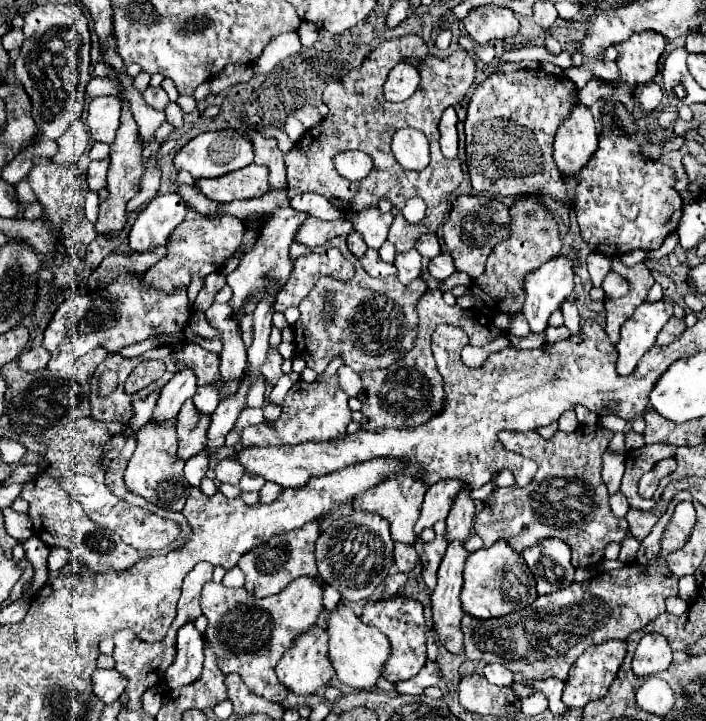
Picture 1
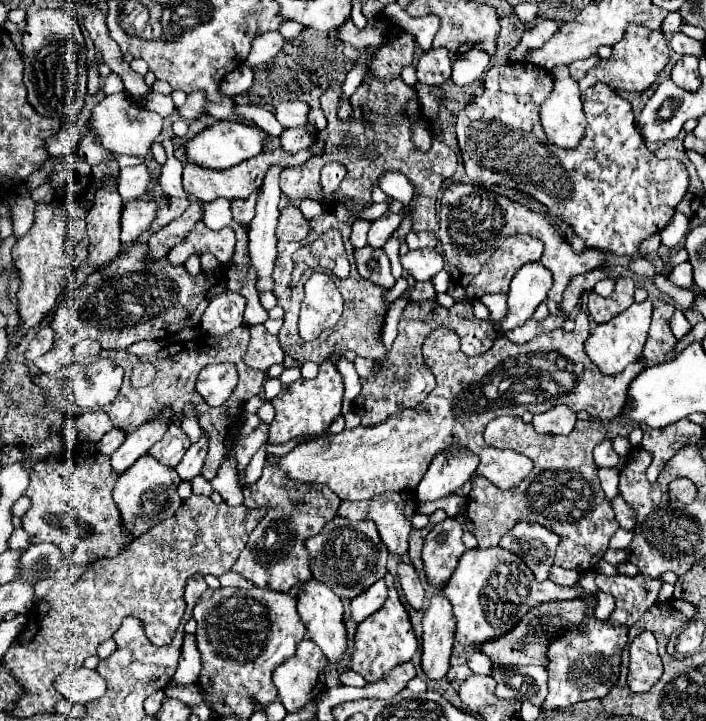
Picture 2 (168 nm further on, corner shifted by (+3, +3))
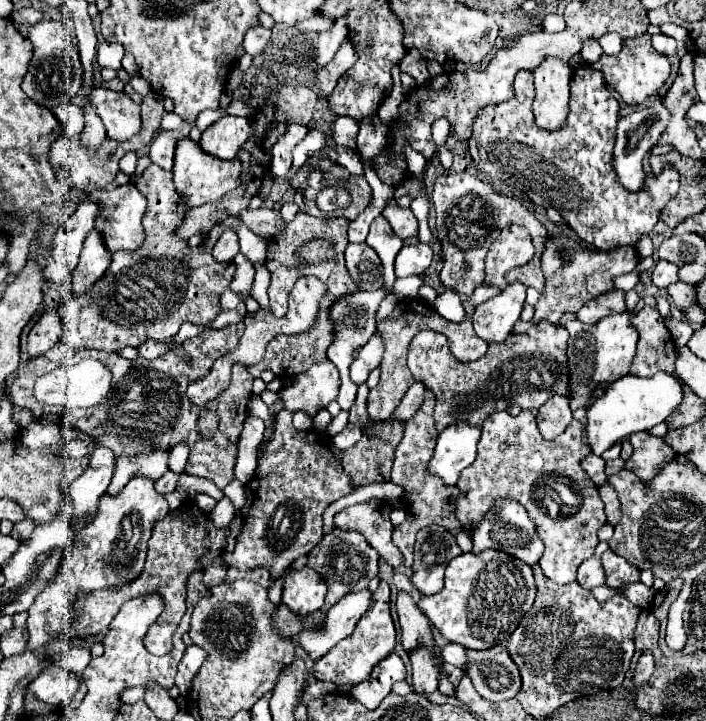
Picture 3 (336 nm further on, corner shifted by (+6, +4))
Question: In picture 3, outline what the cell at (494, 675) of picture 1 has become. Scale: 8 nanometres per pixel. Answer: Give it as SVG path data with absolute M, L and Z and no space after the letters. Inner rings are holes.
M446 644L442 650L440 650L440 656L446 664L452 664L452 666L458 666L458 668L464 668L466 666L466 650L458 644Z

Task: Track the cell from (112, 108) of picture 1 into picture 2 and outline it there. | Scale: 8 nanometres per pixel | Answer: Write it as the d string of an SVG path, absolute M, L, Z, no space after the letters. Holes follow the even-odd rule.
M125 93L107 95L101 103L95 105L91 119L87 121L87 127L93 127L93 131L97 131L97 137L105 149L119 155L135 155L135 157L145 157L149 153L153 141L161 133L161 125L163 125L161 115L147 111L143 107L139 109Z

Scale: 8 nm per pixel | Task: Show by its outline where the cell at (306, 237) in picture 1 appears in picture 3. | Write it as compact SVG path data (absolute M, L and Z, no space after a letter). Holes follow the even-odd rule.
M262 206L258 210L242 210L240 218L246 228L250 228L254 234L260 234L262 238L274 238L286 228L278 208Z

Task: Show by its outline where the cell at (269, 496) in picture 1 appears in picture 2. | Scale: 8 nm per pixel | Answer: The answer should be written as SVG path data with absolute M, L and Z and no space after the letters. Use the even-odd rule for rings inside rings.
M267 455L263 475L243 487L245 507L247 509L265 509L263 519L257 523L245 549L239 553L231 571L251 579L255 587L267 587L273 591L287 593L297 583L305 583L311 577L309 571L309 551L305 549L305 541L315 537L325 523L329 523L337 515L339 499L325 485L301 483L289 479L279 469L279 455Z

